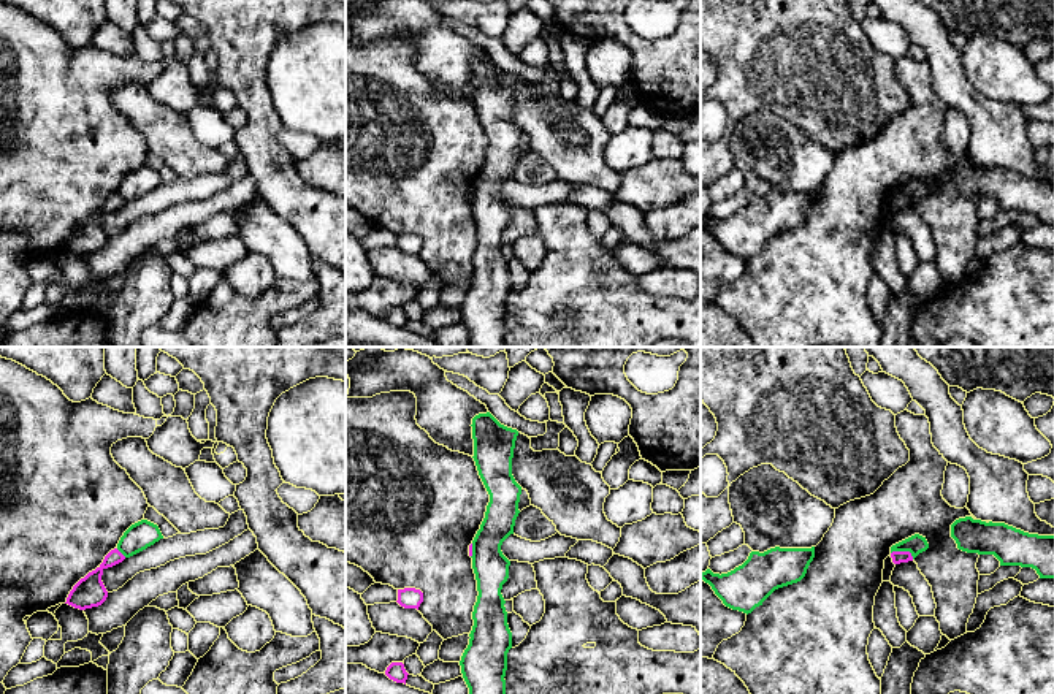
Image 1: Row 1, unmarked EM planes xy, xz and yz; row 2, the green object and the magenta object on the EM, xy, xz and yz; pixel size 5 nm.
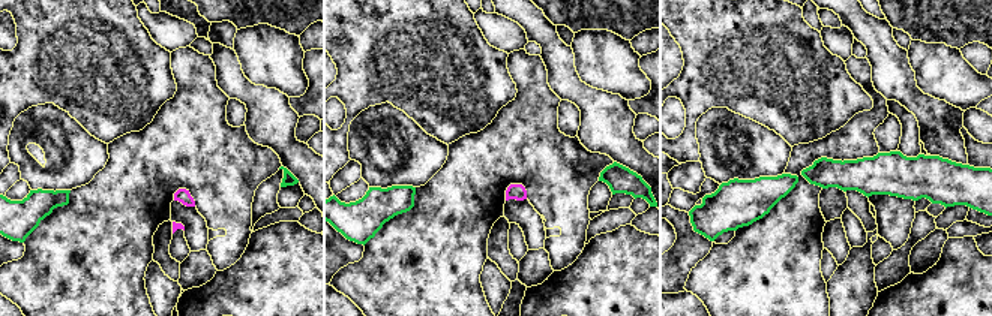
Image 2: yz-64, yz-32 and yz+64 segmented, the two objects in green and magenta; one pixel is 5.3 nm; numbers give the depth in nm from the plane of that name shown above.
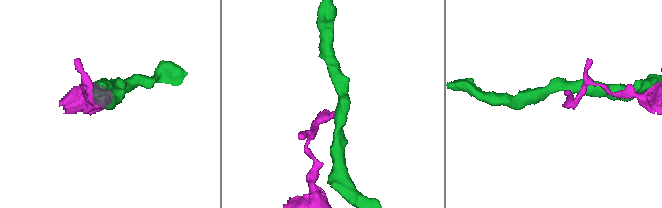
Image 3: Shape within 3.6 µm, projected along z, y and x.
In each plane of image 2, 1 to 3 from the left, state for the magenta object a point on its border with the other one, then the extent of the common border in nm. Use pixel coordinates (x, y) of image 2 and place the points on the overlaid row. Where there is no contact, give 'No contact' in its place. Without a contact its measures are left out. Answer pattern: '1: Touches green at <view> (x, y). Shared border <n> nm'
1: No contact
2: No contact
3: No contact

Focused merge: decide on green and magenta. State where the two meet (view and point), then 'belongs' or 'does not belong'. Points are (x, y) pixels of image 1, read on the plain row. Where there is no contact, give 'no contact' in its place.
yz (904, 195) | does not belong

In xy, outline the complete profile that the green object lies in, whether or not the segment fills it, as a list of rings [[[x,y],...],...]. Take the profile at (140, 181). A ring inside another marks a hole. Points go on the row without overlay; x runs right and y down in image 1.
[[[141,165],[132,170],[117,189],[117,195],[130,203],[163,184],[157,170]]]

